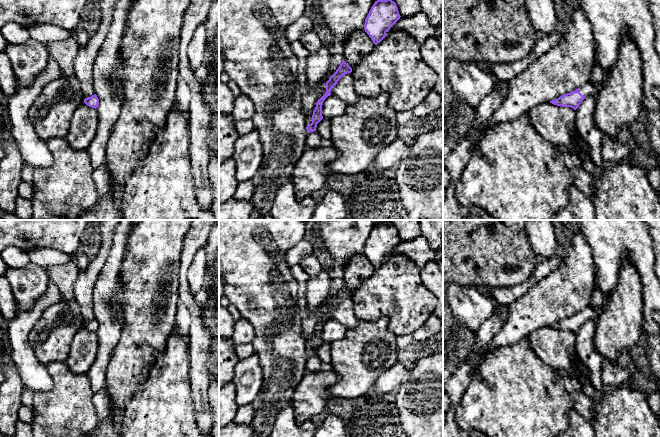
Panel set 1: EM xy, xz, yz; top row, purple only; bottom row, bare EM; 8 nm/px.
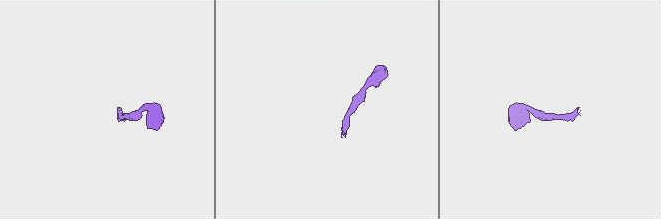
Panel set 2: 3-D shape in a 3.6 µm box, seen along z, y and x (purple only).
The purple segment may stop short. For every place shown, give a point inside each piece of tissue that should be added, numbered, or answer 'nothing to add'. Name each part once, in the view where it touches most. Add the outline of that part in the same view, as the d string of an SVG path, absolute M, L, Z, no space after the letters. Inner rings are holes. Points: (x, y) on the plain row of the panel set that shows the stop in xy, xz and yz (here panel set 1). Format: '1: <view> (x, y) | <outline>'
1: yz (588, 313) | M588 305L580 312L580 317L586 321L592 320L596 326L596 324L598 323L598 319L602 315L603 311L603 308L594 309L590 305Z

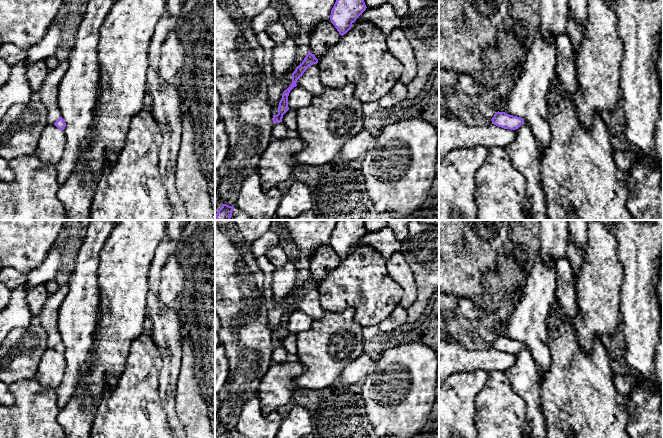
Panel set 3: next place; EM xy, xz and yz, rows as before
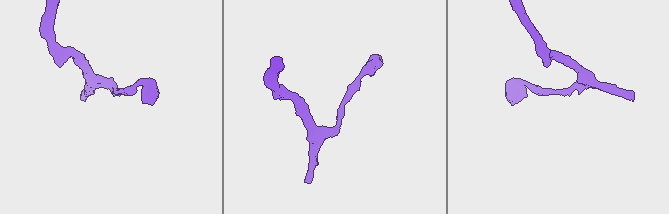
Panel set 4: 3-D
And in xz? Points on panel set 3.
nothing to add

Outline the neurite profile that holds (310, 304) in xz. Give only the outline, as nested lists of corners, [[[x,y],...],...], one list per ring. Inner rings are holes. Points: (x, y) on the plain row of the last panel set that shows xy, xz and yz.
[[[317,288],[307,292],[303,299],[297,304],[297,310],[307,314],[314,320],[320,319],[326,311],[322,308]]]

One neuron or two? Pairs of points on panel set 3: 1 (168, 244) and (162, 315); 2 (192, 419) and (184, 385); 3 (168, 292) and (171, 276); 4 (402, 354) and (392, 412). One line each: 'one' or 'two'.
1: one
2: one
3: one
4: one

